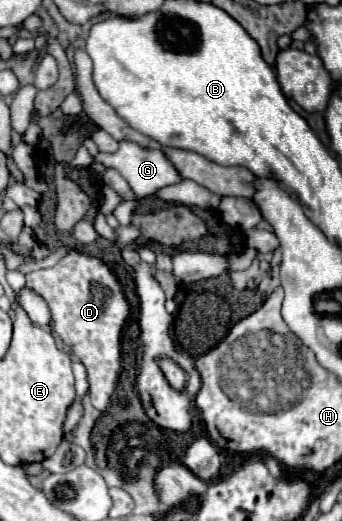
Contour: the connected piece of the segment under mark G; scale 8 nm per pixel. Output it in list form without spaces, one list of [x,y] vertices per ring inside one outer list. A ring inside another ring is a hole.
[[[121,141],[117,153],[113,153],[113,155],[109,155],[109,153],[101,155],[99,153],[97,161],[101,161],[105,167],[117,169],[125,177],[125,181],[129,183],[129,187],[131,187],[137,201],[155,195],[163,187],[169,187],[169,185],[175,185],[175,183],[183,181],[177,167],[167,159],[167,155],[161,149],[147,149],[147,147],[141,147],[133,141]]]

